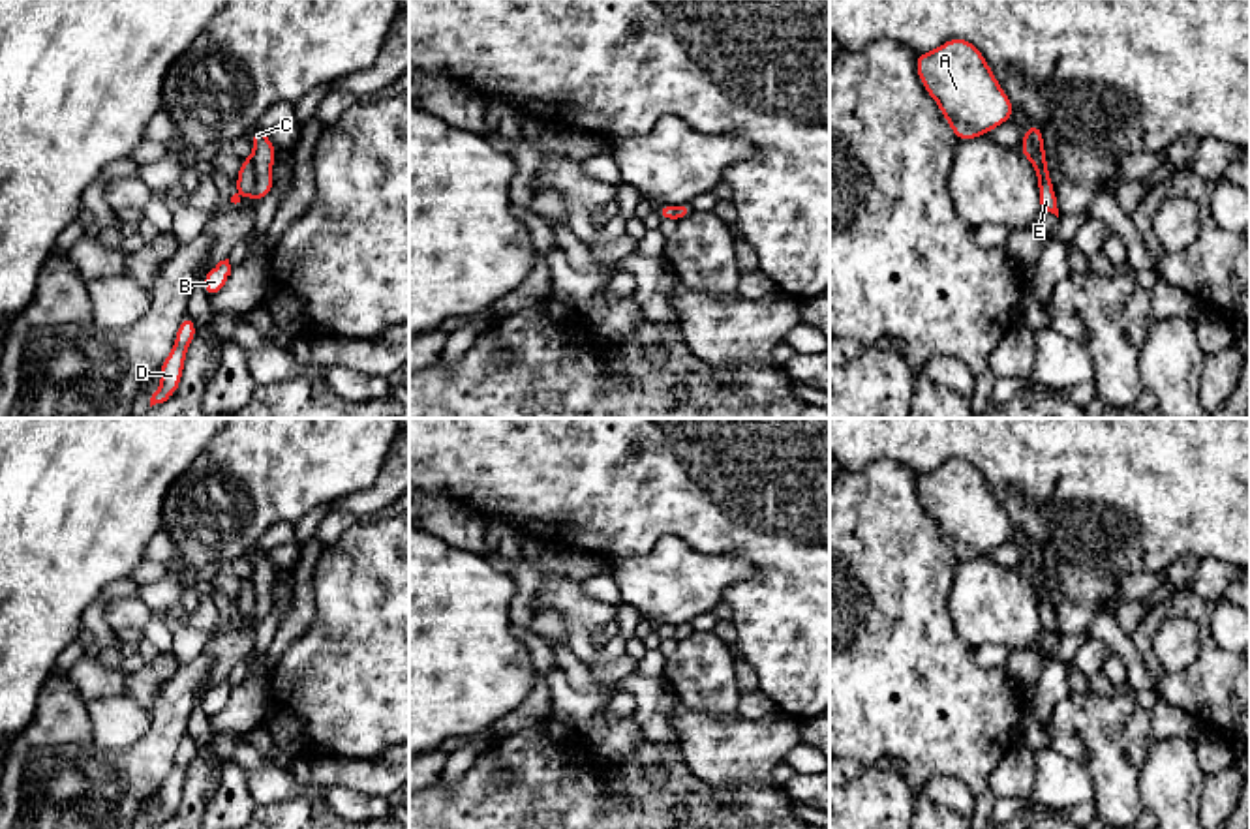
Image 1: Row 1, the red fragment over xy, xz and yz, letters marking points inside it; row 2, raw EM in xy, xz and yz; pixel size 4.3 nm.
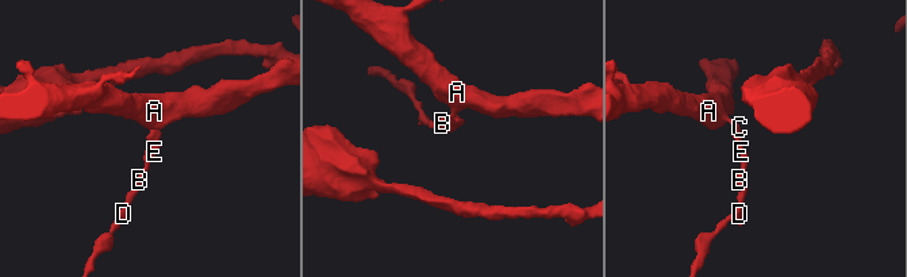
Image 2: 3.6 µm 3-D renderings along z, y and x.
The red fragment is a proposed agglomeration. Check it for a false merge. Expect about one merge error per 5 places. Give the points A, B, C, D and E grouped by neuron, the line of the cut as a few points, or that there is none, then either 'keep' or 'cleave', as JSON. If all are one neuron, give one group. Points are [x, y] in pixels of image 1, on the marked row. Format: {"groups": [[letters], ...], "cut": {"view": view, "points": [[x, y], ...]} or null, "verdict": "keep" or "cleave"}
{"groups": [["A"], ["B", "C", "D", "E"]], "cut": {"view": "xy", "points": [[252, 158], [254, 188], [248, 194]]}, "verdict": "cleave"}

